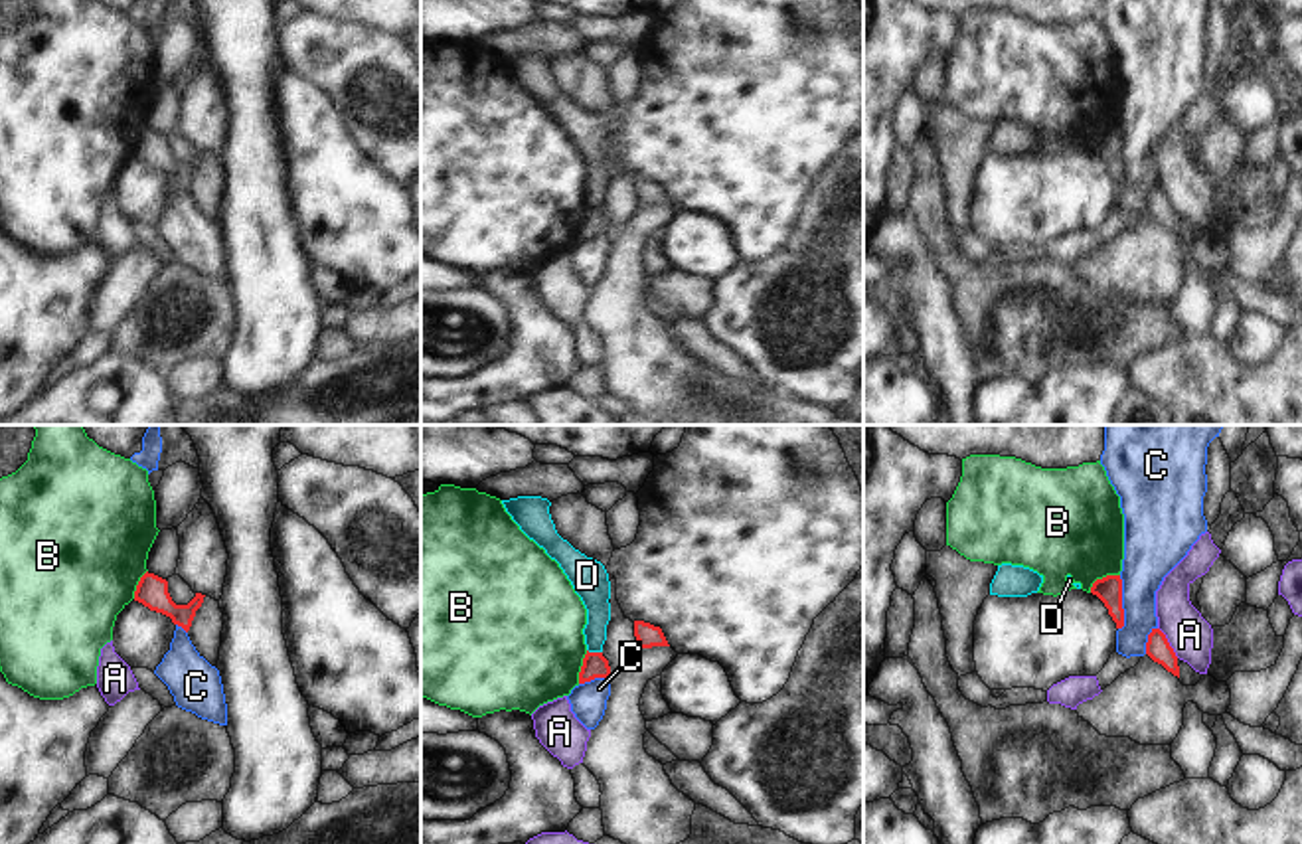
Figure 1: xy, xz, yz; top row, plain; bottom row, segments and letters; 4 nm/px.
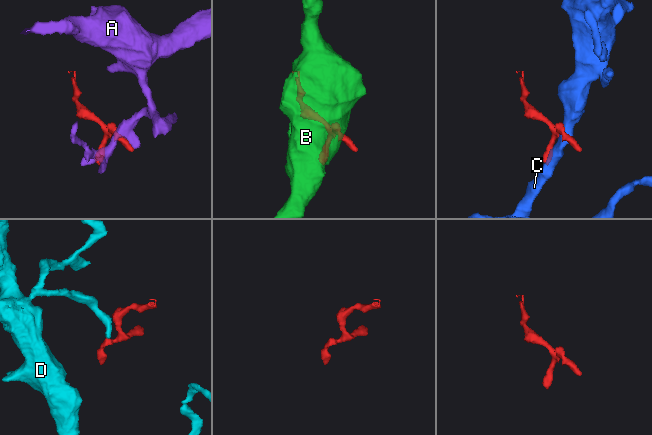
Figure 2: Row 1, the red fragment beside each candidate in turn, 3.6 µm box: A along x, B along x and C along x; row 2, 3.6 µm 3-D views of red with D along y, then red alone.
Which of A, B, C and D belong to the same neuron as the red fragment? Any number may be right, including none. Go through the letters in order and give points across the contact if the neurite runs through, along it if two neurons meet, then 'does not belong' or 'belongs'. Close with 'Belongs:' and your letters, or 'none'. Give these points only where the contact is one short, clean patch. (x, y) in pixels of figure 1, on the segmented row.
A: border along yz (1158, 627), (1178, 657); does not belong
B: does not belong
C: does not belong
D: border along xz (587, 649), (601, 653); does not belong
Belongs: none

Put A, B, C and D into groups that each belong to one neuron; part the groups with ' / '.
A / B / C / D

